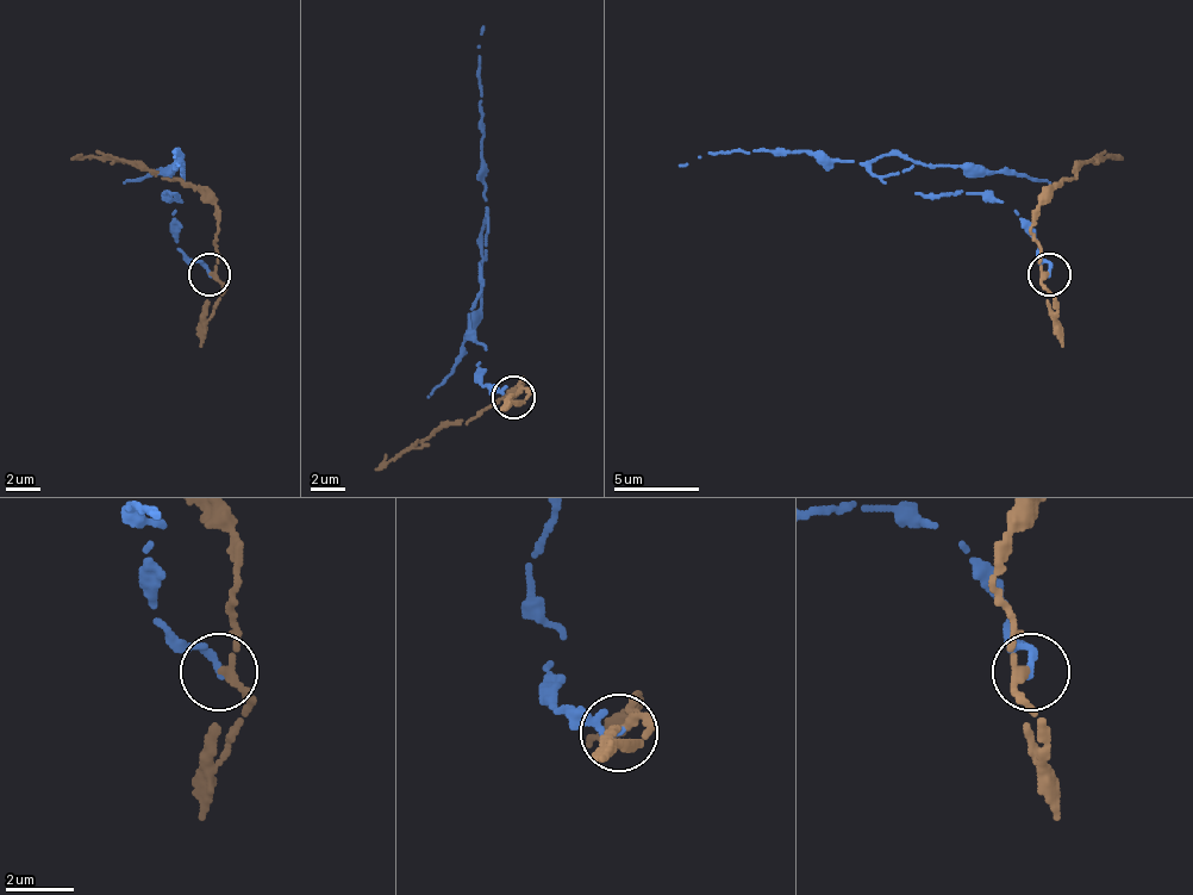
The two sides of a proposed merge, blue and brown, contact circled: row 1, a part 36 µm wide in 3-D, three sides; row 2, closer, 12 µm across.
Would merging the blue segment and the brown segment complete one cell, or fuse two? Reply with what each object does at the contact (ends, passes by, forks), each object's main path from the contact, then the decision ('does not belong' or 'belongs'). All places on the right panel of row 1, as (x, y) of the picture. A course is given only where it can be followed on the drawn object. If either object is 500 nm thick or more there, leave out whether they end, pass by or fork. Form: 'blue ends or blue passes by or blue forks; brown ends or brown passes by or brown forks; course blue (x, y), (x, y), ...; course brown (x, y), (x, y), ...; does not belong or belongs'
blue ends; brown passes by; course blue (1050, 275), (1016, 216), (966, 194), (966, 173), (948, 165), (804, 151), (710, 151), (680, 165); course brown (1047, 275), (1029, 228), (1042, 198), (1088, 160), (1123, 160); does not belong

